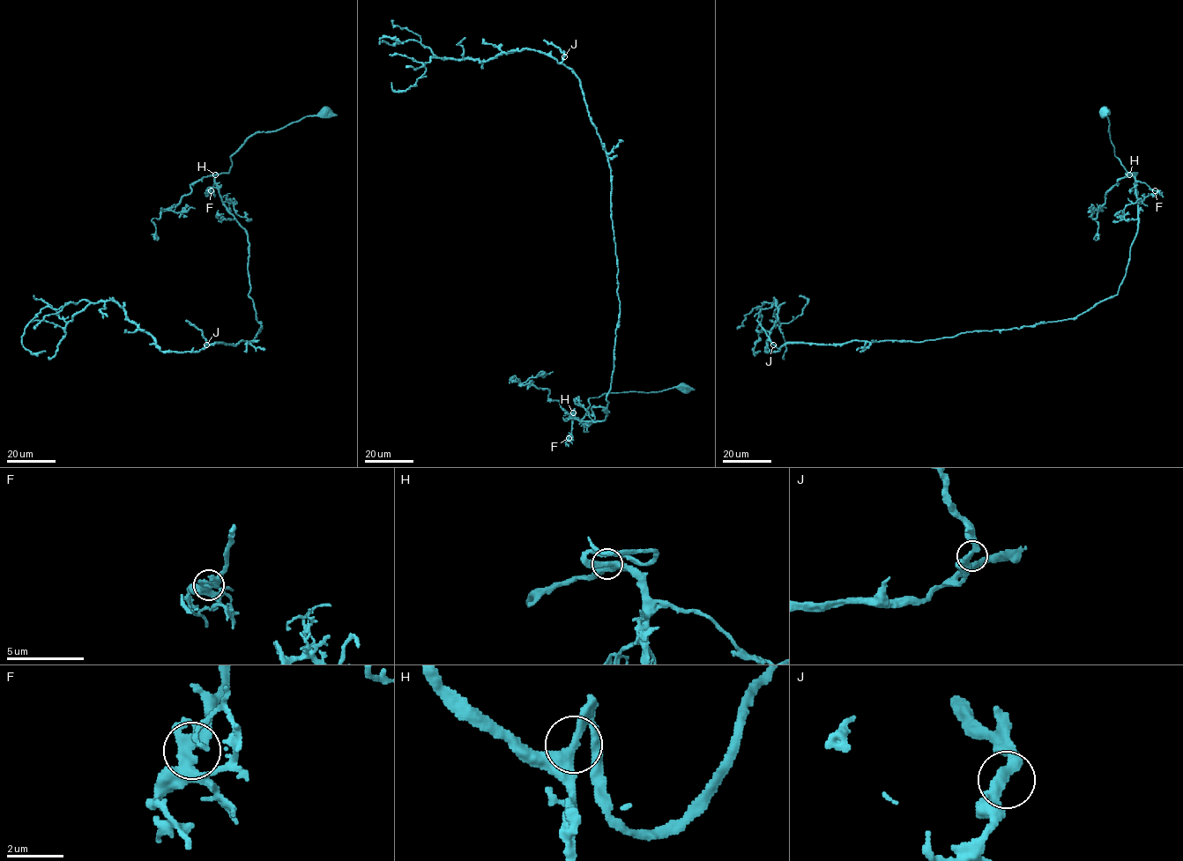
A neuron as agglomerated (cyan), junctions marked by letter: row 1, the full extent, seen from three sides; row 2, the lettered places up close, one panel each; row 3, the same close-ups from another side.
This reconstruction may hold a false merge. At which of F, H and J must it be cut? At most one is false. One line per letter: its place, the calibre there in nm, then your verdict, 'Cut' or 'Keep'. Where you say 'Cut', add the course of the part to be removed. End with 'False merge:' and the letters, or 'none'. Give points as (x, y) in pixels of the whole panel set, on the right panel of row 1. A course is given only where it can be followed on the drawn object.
F: Place: (1155, 190). Thickness 360 nm. Keep
H: Place: (1129, 174). Thickness 360 nm. Keep
J: Place: (773, 345). Thickness 360 nm. Keep
False merge: none

